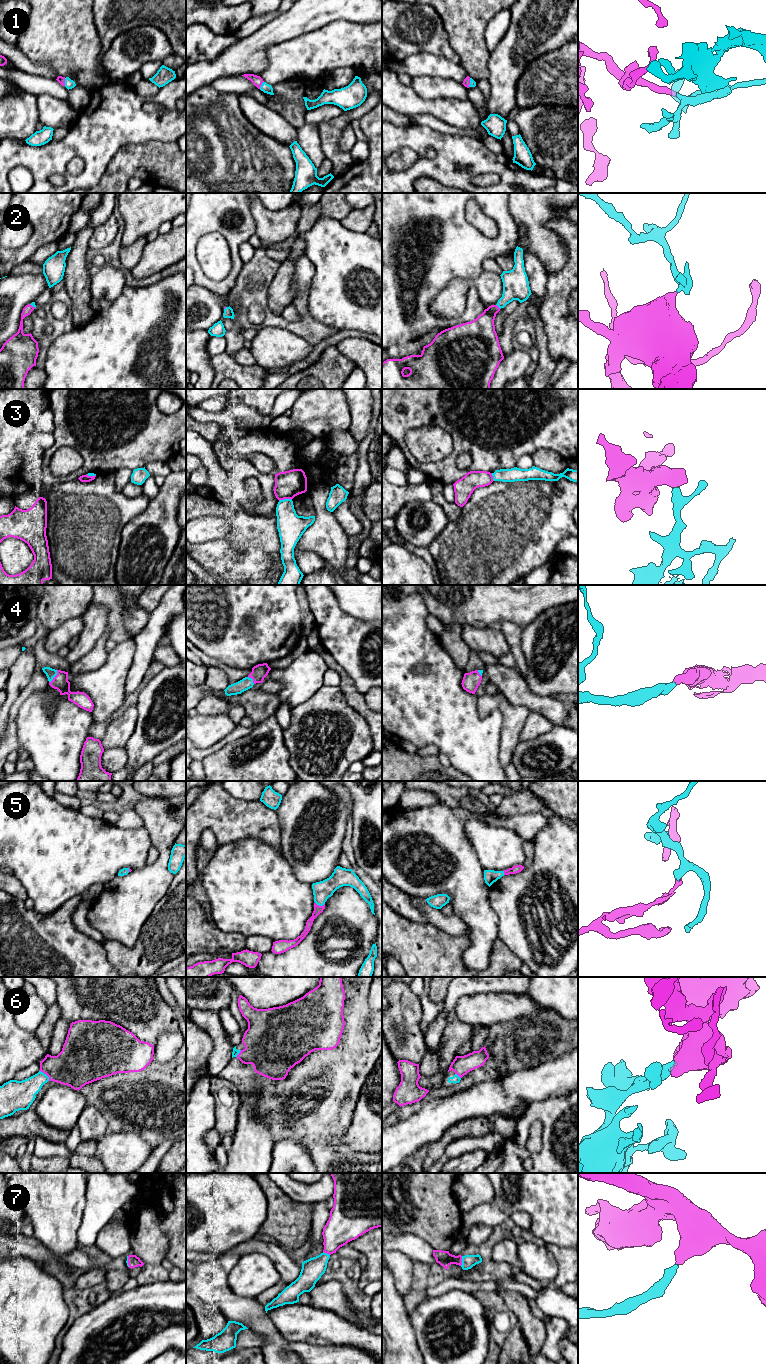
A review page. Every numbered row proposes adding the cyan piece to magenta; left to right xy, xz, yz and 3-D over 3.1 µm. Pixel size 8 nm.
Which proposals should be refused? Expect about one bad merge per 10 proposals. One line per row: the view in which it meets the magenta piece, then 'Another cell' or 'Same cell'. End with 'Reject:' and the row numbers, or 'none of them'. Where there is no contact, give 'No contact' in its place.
1: Touches magenta in xy. Same cell
2: Touches magenta in yz. Same cell
3: Touches magenta in xz. Another cell
4: Touches magenta in xy. Same cell
5: Touches magenta in xz. Same cell
6: Touches magenta in xy. Same cell
7: Touches magenta in yz. Same cell
Reject: 3

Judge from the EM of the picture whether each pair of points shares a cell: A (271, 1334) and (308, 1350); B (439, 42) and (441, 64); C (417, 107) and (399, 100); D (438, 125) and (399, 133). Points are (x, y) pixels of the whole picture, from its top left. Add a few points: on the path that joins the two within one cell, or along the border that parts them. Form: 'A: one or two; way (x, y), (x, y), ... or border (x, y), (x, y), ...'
A: two; border (288, 1343), (286, 1350), (295, 1353)
B: two; border (417, 53), (441, 55), (460, 65)
C: one; way (413, 104), (403, 100)
D: two; border (412, 121), (452, 135)

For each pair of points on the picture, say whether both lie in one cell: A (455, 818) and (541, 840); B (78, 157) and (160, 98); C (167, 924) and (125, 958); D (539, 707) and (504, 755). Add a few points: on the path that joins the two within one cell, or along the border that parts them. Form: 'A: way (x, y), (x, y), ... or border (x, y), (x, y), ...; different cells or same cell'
A: border (546, 819), (548, 823), (530, 840); different cells
B: way (98, 137), (134, 102), (140, 100); same cell
C: way (157, 934), (135, 956); same cell
D: border (509, 701), (515, 705), (525, 706), (530, 711); different cells

